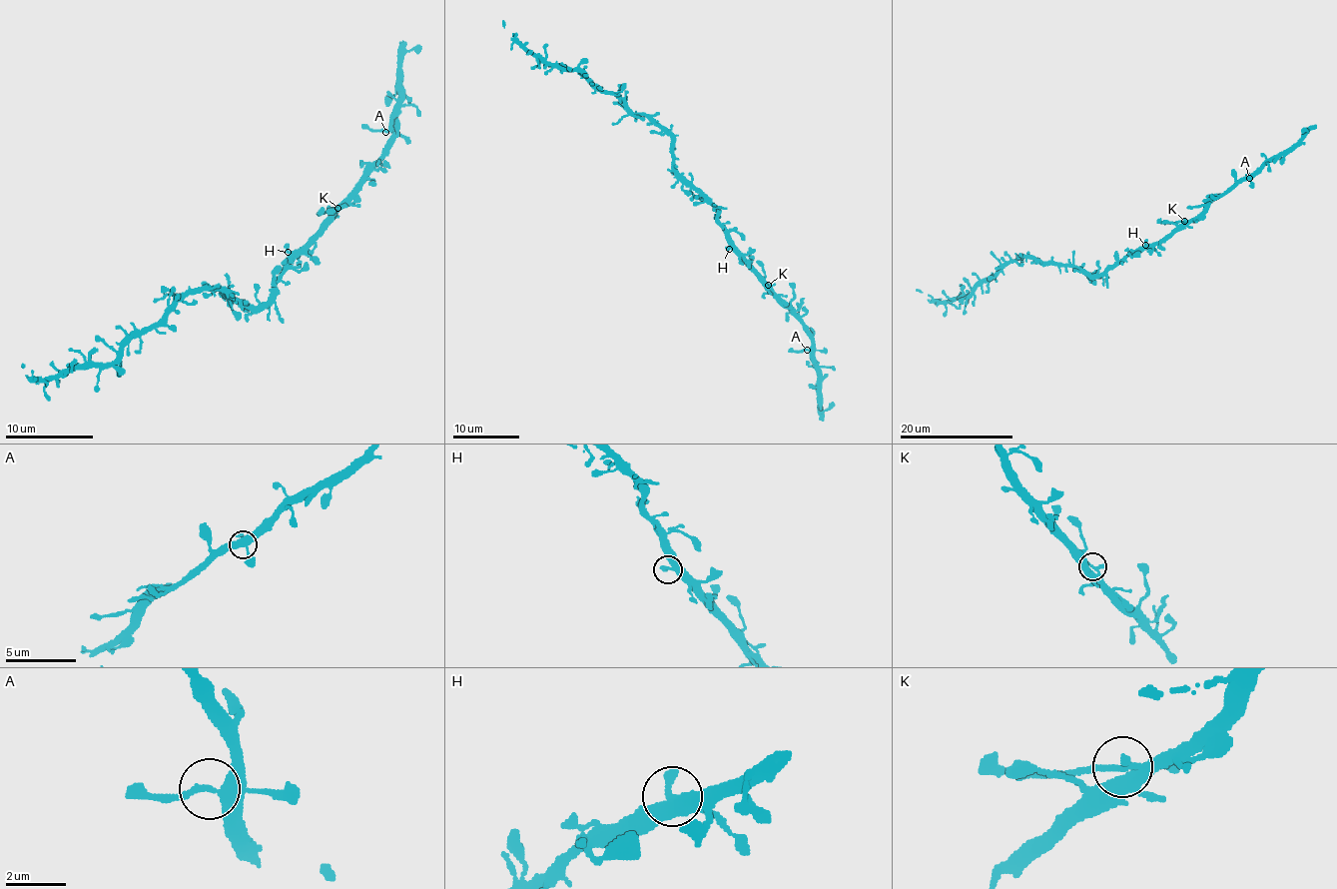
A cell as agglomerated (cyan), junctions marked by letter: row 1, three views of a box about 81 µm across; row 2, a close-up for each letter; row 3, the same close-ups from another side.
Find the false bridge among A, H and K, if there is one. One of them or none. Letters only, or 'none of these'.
K

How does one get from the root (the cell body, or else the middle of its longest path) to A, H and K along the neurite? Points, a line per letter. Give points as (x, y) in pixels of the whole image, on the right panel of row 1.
A: (1105, 270), (1115, 267), (1130, 255), (1163, 242), (1214, 199), (1249, 178)
H: (1105, 270), (1115, 267), (1145, 245)
K: (1105, 270), (1115, 267), (1130, 255), (1157, 244), (1184, 222)

